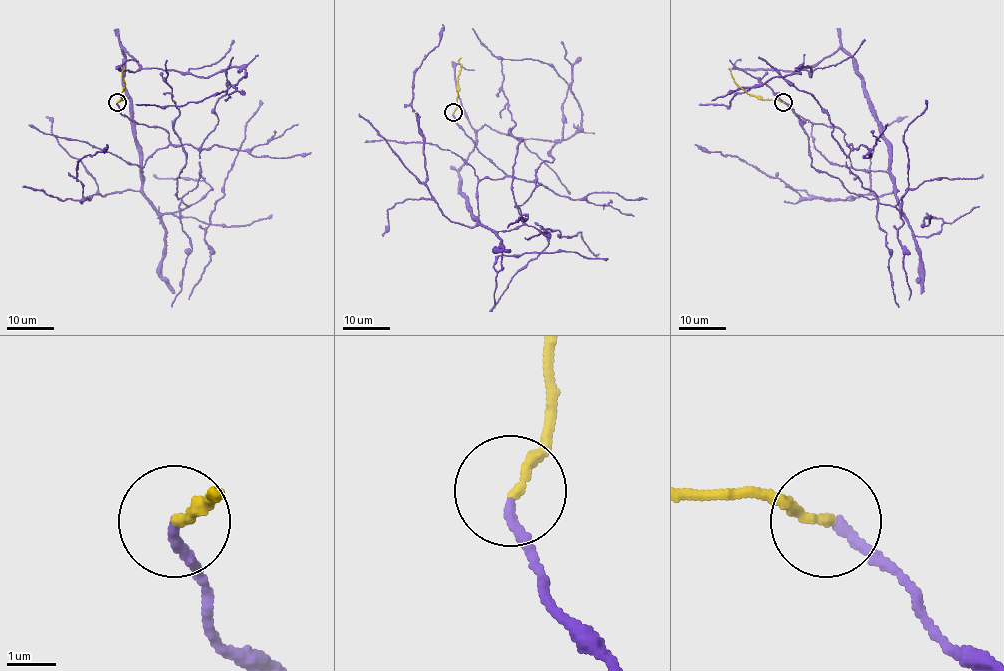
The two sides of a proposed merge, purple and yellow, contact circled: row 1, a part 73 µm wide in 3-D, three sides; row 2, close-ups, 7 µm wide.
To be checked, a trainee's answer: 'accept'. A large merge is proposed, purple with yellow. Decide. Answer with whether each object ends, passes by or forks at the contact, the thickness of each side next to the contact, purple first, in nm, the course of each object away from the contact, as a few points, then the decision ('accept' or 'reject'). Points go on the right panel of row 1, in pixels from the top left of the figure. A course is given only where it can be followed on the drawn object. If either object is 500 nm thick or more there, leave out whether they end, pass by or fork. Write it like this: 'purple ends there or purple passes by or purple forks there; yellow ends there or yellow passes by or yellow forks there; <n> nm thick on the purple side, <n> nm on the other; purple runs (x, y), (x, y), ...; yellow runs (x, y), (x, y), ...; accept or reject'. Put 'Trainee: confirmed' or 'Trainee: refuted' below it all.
purple ends there; yellow ends there; 190 nm thick on the purple side, 200 nm on the other; purple runs (784, 103), (837, 126), (854, 169), (888, 170), (838, 48), (795, 67), (811, 77), (698, 104); yellow runs (784, 102), (749, 96), (735, 83), (729, 67); accept
Trainee: confirmed

